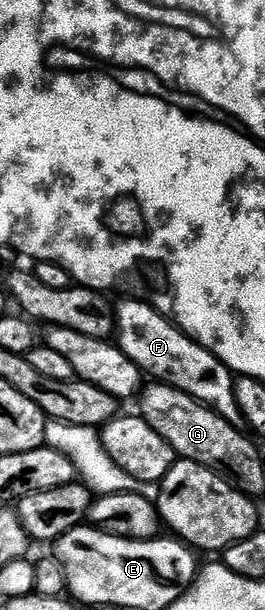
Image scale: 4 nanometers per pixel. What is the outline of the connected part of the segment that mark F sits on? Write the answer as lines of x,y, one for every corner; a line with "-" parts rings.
132,298
124,301
122,308
116,309
116,331
121,332
119,347
124,350
129,360
137,363
142,373
149,372
154,381
163,384
172,384
173,387
186,392
200,404
219,413
227,422
240,425
242,423
241,411
235,402
233,389
234,373
215,354
211,354
203,346
199,346
186,332
181,331
172,320
155,311
144,300

